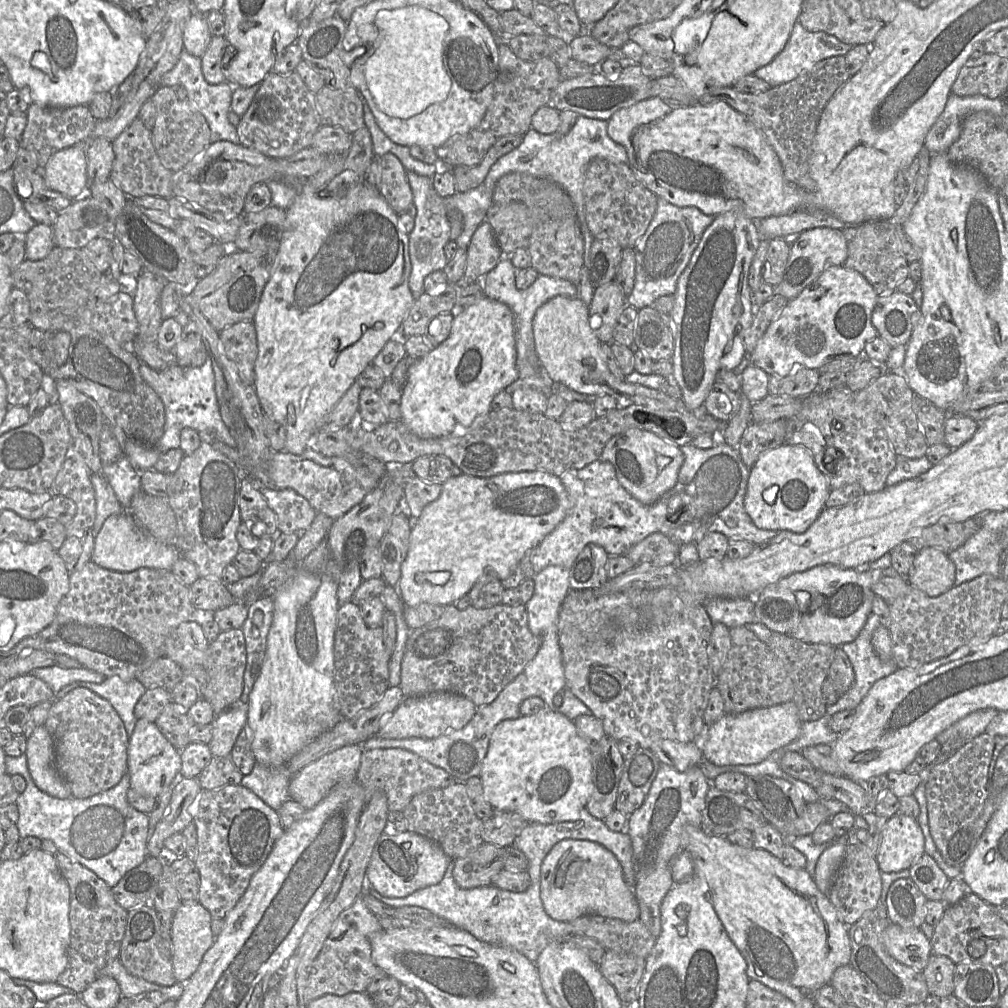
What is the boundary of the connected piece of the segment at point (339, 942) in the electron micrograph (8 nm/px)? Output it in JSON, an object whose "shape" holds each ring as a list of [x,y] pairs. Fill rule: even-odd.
{"shape":[[[362,896],[342,911],[314,960],[304,990],[305,1006],[321,996],[332,994],[343,996],[348,993],[363,993],[378,967],[371,959],[370,935],[381,931],[378,916],[364,904]]]}

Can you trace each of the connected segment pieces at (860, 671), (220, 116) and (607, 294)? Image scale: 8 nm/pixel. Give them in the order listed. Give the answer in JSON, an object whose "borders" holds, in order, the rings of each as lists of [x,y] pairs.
{"borders":[[[[871,613],[857,638],[841,645],[854,671],[854,682],[851,688],[838,700],[826,707],[826,714],[833,716],[843,710],[855,710],[871,687],[880,679],[894,673],[898,668],[893,658],[882,661],[873,650],[871,639],[874,630],[883,623]]],[[[184,49],[173,69],[165,73],[160,80],[160,86],[173,87],[176,85],[183,86],[186,89],[189,103],[205,117],[210,128],[211,143],[229,141],[234,144],[240,144],[237,129],[228,120],[234,86],[228,82],[217,85],[209,84],[202,73],[201,58],[191,55]]],[[[611,281],[594,290],[593,298],[589,306],[589,315],[601,317],[601,326],[594,330],[601,343],[613,342],[613,331],[618,318],[627,305],[627,296],[624,295],[615,281]]]]}

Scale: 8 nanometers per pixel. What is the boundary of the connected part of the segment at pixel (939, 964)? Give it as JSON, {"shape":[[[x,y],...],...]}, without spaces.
{"shape":[[[930,955],[922,971],[930,996],[946,997],[953,994],[955,968],[956,964],[948,957]]]}

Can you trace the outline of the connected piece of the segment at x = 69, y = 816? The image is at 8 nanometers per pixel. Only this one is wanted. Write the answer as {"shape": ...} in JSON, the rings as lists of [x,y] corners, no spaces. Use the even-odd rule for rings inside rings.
{"shape":[[[25,754],[19,757],[6,756],[6,774],[19,774],[26,781],[26,789],[16,800],[19,818],[16,823],[19,836],[51,840],[58,852],[79,862],[93,871],[110,888],[130,870],[140,865],[147,855],[149,837],[149,814],[129,805],[127,792],[130,778],[126,772],[114,787],[89,798],[60,799],[41,791],[28,770]]]}

